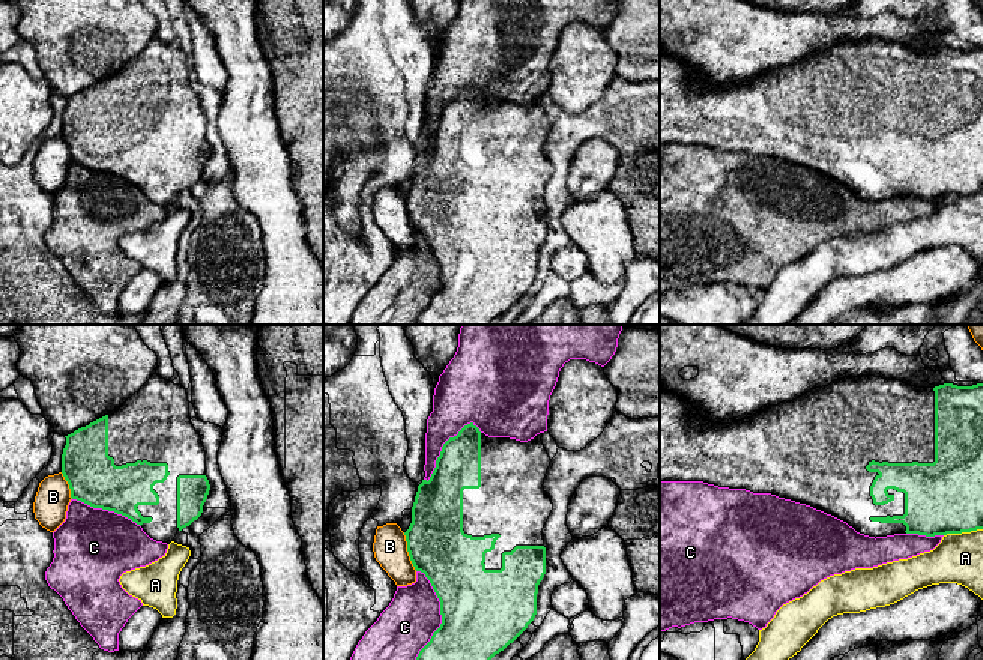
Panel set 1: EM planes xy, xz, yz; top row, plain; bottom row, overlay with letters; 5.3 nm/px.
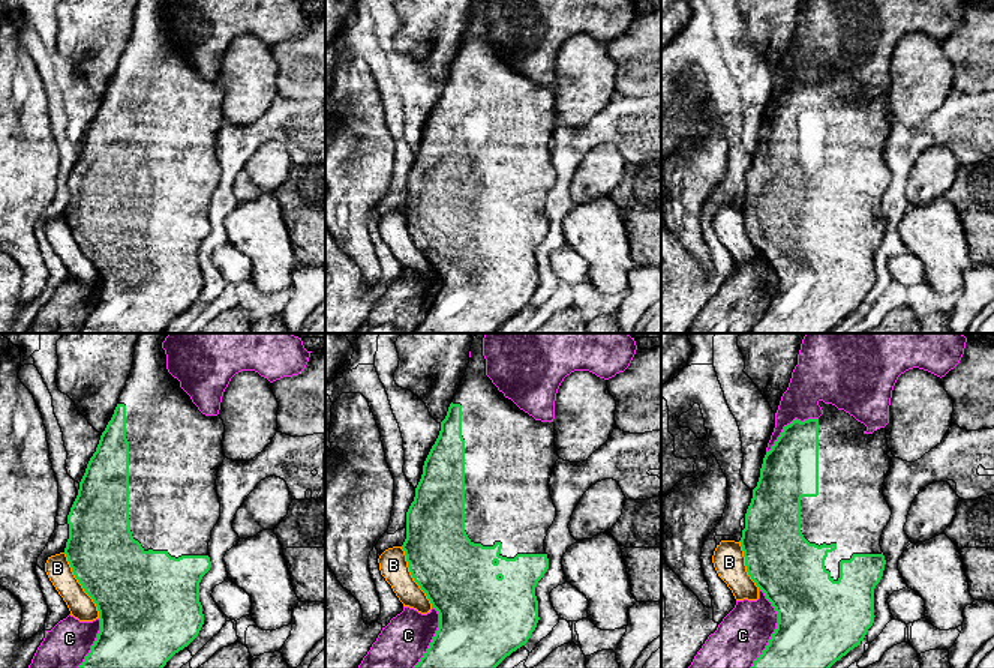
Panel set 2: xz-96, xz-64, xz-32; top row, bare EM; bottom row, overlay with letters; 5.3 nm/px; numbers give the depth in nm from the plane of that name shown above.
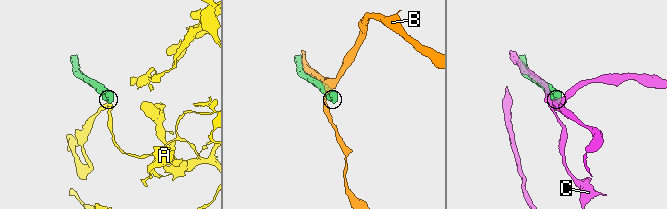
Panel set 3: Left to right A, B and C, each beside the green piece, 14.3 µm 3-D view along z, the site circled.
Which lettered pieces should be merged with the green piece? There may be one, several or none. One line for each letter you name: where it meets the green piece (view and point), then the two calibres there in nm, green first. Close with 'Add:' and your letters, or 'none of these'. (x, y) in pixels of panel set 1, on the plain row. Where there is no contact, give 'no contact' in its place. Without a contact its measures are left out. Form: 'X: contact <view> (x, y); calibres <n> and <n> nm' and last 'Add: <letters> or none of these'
Add: none of these

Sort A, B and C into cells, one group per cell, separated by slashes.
A / B / C

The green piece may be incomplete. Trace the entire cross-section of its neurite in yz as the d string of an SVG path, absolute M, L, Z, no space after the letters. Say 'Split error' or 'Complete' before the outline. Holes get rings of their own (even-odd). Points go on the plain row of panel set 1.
Split error. M875 39L843 41L744 84L712 87L660 50L660 144L703 144L771 156L831 177L869 200L983 192L983 47L915 51Z

